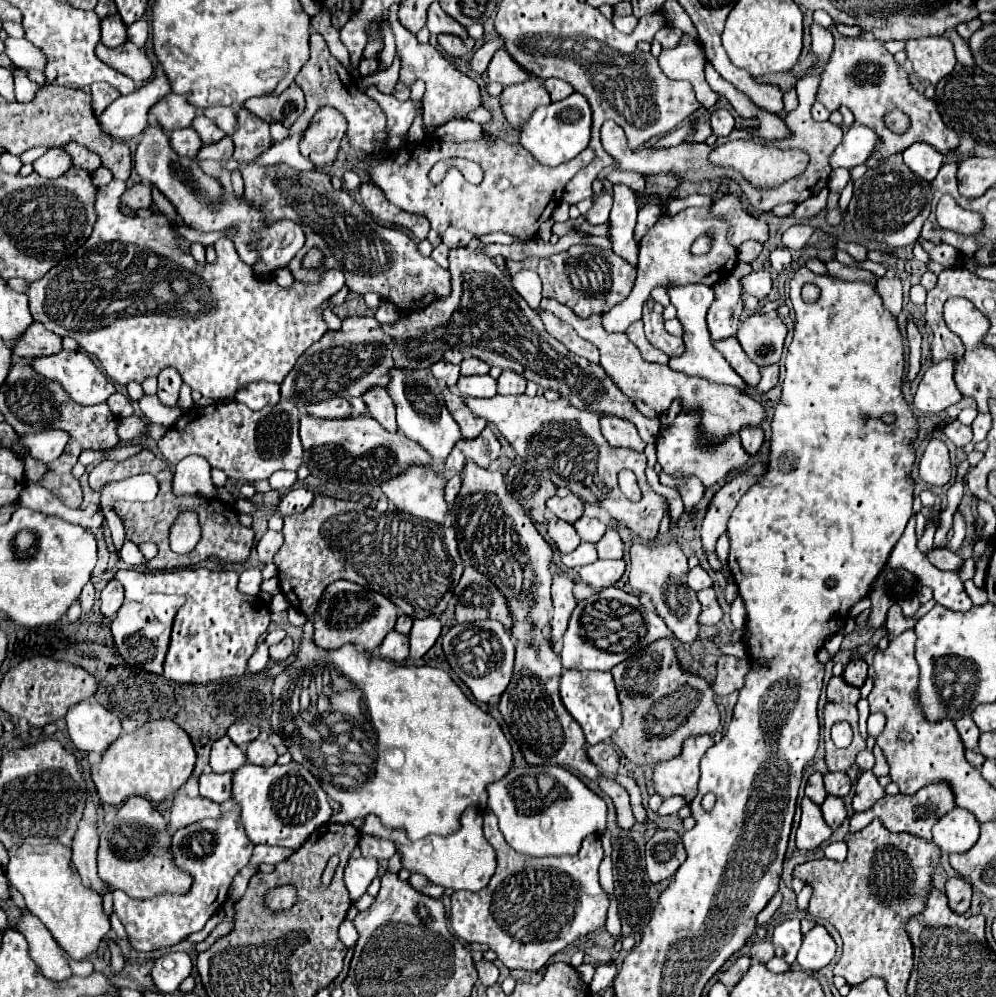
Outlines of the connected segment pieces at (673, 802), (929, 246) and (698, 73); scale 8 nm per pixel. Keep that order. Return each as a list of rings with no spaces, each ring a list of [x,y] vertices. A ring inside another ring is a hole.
[[[676,795],[665,800],[657,813],[662,816],[674,814],[677,813],[684,805],[686,805],[685,798]]]
[[[923,241],[921,245],[932,261],[942,264],[945,268],[959,267],[961,256],[951,245],[935,245],[930,241]]]
[[[684,35],[678,47],[662,49],[658,63],[660,63],[660,69],[670,79],[684,79],[692,83],[696,99],[702,109],[714,107],[714,103],[718,101],[718,95],[710,89],[710,85],[704,79],[704,55],[692,37]]]

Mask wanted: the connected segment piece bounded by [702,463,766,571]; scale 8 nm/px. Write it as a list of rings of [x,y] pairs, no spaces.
[[[754,463],[748,471],[736,475],[730,483],[726,483],[710,501],[708,505],[708,513],[706,519],[702,523],[702,547],[704,551],[708,551],[708,561],[712,565],[712,569],[716,571],[720,567],[716,555],[714,555],[714,545],[718,541],[720,535],[726,533],[726,525],[728,519],[732,515],[732,509],[736,507],[738,499],[754,485],[760,481],[760,477],[766,473],[766,465],[764,463]]]

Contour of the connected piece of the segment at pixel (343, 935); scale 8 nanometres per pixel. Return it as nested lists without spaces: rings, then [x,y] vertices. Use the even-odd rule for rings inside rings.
[[[344,919],[342,921],[342,925],[340,925],[340,931],[338,931],[338,935],[340,935],[340,941],[350,949],[350,947],[354,947],[356,945],[356,939],[358,939],[358,933],[356,933],[356,929],[354,929],[354,925],[352,925],[352,921],[348,921],[348,919]]]

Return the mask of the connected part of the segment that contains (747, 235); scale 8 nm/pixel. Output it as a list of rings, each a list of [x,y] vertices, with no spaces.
[[[734,195],[720,197],[716,205],[712,205],[712,211],[714,211],[714,217],[726,219],[730,227],[728,239],[732,247],[740,247],[744,241],[750,241],[750,239],[758,243],[768,241],[768,225],[760,219],[750,217]]]

